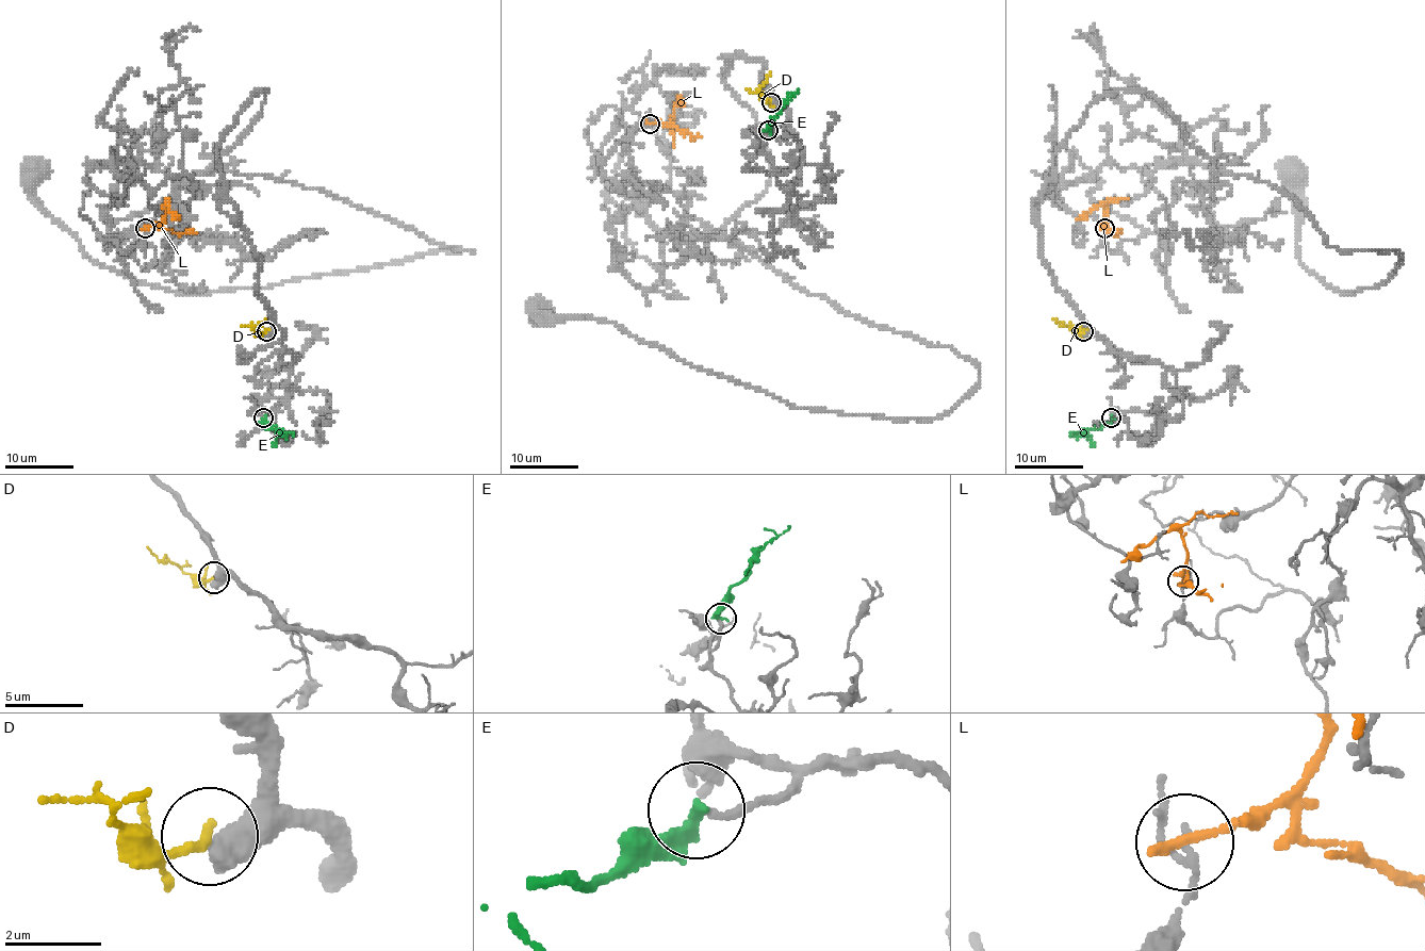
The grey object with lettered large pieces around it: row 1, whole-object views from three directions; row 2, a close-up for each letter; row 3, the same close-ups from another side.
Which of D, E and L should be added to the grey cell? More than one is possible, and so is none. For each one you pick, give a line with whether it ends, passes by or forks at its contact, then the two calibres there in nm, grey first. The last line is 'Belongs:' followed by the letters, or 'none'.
E: it ends | 170/320 nm
Belongs: E

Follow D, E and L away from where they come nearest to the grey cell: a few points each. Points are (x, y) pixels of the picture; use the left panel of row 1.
D: (266, 331), (258, 333), (252, 328), (266, 317)
E: (262, 417), (267, 428), (275, 428), (283, 437), (292, 431), (293, 435)
L: (146, 229), (163, 218), (168, 207), (174, 220)

